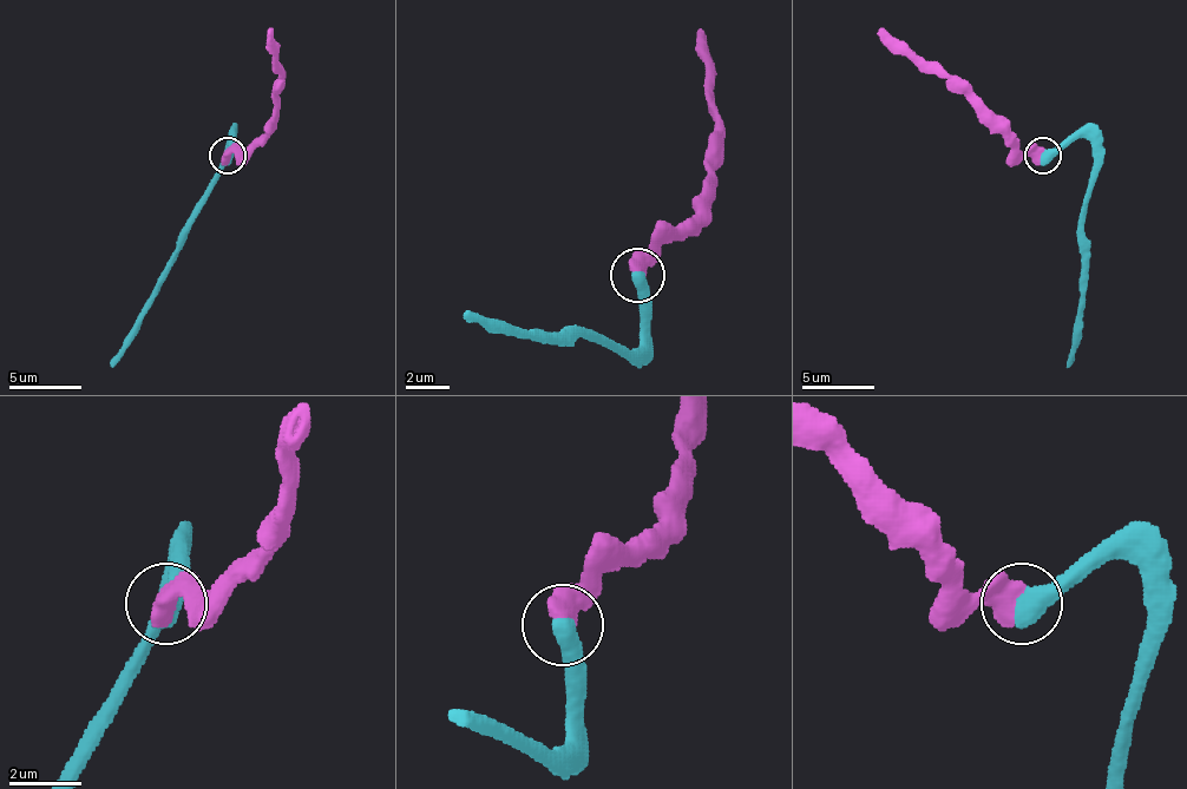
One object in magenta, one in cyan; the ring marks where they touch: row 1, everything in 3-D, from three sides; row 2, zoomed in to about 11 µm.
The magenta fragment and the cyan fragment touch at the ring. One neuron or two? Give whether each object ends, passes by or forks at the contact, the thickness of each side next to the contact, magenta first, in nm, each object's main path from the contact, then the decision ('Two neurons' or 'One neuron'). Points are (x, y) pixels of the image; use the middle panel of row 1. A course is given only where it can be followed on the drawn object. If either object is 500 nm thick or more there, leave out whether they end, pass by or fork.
Thickness 700 nm (magenta) against 650 nm. Course of magenta: (636, 276), (707, 190), (713, 97), (702, 26). Course of cyan: (636, 276), (642, 342), (631, 353), (598, 336), (494, 330), (467, 309). One neuron

